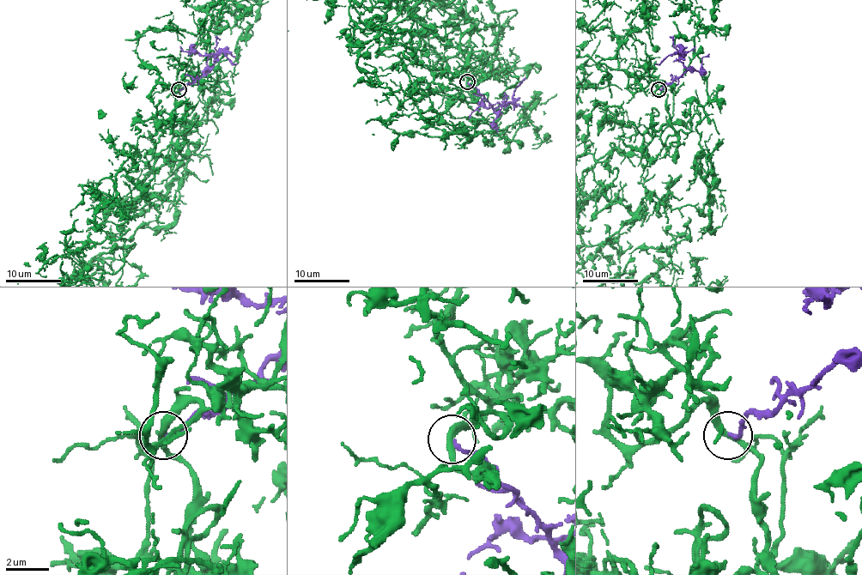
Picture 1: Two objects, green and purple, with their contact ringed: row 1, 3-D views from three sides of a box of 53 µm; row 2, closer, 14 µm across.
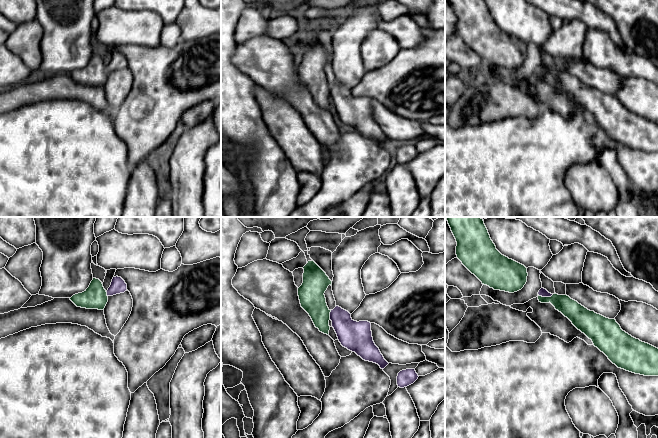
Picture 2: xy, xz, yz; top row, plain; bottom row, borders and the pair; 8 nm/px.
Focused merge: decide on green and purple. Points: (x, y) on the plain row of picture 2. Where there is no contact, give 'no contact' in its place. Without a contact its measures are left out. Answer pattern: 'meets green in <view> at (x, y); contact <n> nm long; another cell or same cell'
meets green in yz at (545, 73); contact 130 nm long; same cell

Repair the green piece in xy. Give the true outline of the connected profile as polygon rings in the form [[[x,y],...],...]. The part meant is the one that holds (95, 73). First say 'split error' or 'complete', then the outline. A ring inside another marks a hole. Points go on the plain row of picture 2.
split error | [[[113,53],[107,67],[99,55],[93,54],[84,68],[73,71],[70,76],[77,83],[104,86],[109,72],[124,69],[125,67],[127,67],[127,60],[121,53]]]

